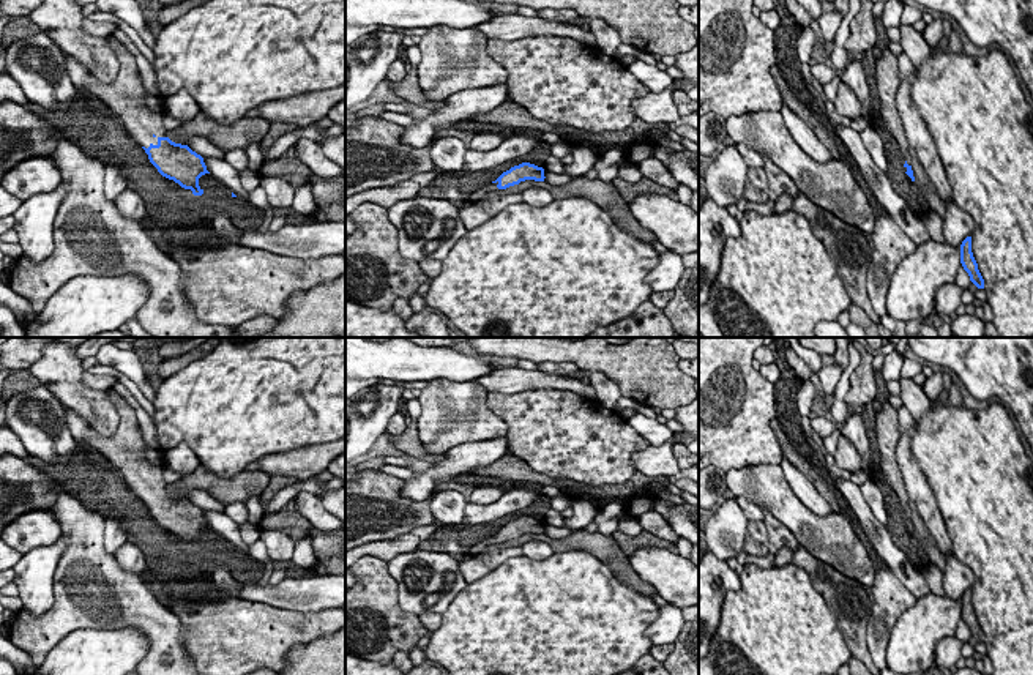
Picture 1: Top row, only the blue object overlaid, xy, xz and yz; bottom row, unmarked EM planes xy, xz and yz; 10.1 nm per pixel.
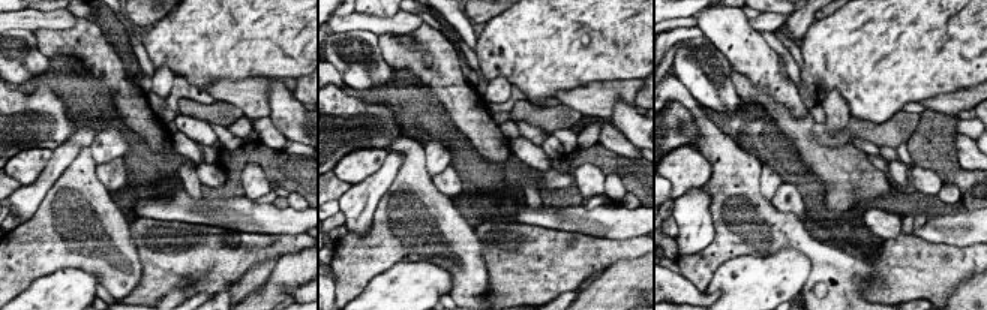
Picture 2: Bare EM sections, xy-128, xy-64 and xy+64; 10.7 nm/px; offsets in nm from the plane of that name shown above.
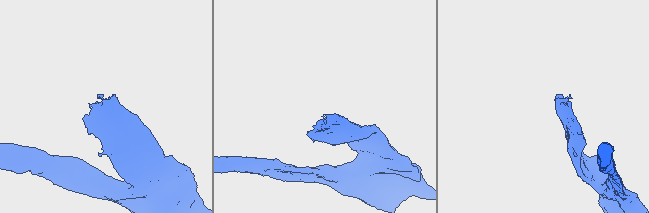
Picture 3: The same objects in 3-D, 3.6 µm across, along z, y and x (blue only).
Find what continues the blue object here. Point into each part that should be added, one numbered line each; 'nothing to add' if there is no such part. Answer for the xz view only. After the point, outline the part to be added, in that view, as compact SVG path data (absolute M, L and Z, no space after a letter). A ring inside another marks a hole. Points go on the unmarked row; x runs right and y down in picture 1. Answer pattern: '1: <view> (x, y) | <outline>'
1: xz (478, 548) | M498 535L497 536L489 536L486 539L481 539L479 543L473 544L470 547L470 555L475 557L475 555L484 552L486 547L494 546L494 544L500 544L497 541L497 538L498 538Z

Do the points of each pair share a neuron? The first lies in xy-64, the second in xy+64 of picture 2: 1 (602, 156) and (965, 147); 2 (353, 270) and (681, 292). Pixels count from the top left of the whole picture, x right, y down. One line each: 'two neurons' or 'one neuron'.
1: two neurons
2: two neurons

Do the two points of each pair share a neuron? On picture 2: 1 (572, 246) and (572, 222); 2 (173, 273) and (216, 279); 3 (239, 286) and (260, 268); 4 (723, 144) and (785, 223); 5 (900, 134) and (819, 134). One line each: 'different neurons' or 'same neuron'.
1: different neurons
2: same neuron
3: same neuron
4: same neuron
5: same neuron

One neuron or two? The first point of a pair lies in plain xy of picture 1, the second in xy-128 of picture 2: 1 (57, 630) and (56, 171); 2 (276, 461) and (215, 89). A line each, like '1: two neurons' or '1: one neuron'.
1: two neurons
2: one neuron

